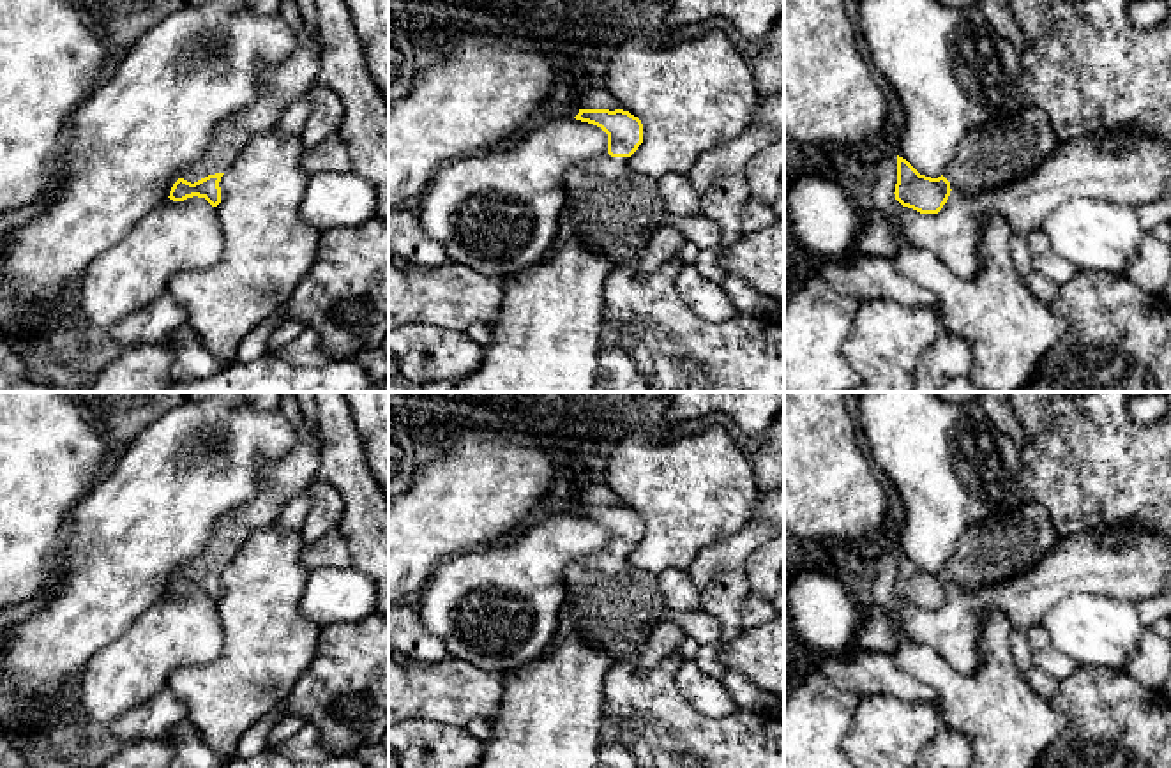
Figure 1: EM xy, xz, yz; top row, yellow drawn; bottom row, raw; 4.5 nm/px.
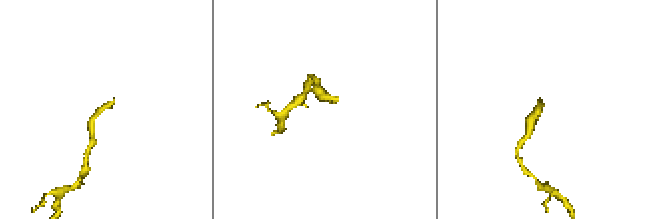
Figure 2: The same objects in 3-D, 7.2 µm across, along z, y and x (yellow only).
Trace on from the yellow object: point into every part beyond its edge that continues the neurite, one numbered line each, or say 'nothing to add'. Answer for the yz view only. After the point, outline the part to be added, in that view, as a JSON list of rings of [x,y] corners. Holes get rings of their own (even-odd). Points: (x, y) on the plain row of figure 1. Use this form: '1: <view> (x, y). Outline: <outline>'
1: yz (1011, 542). Outline: [[[1024,501],[968,528],[943,572],[950,584],[977,590],[1030,570],[1056,542],[1047,510]]]

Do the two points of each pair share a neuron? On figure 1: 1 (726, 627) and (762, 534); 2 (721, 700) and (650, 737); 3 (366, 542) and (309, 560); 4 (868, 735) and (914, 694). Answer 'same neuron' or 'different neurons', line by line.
1: same neuron
2: different neurons
3: different neurons
4: different neurons

